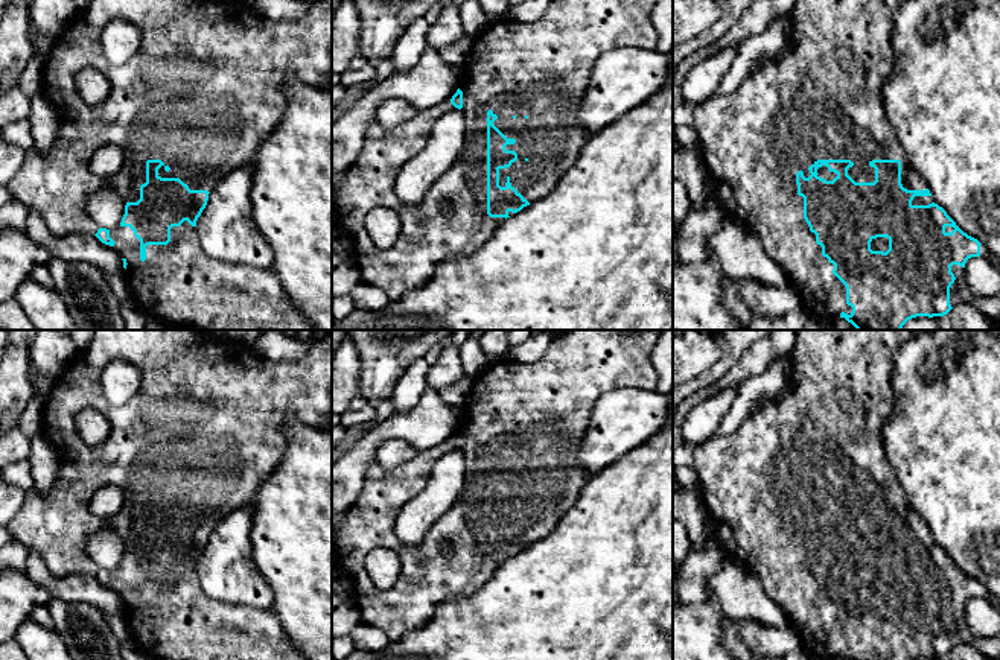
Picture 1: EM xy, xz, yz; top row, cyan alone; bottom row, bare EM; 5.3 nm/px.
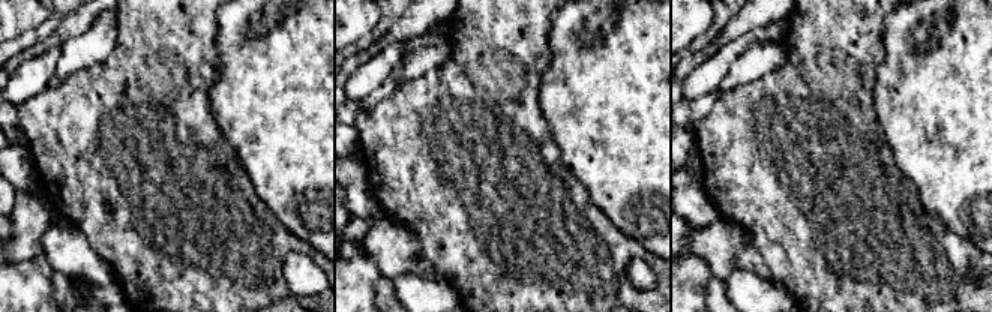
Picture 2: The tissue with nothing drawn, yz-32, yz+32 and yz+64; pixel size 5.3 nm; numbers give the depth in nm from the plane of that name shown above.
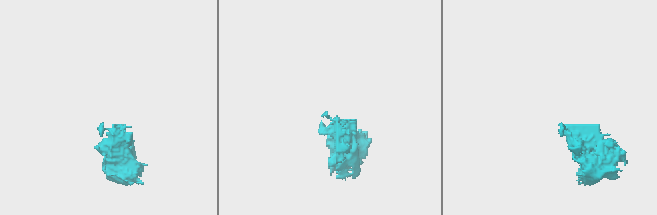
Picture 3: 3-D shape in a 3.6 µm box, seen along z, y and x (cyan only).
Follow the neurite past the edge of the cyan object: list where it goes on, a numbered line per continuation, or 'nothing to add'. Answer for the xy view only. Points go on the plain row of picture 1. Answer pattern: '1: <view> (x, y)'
1: xy (203, 440)

